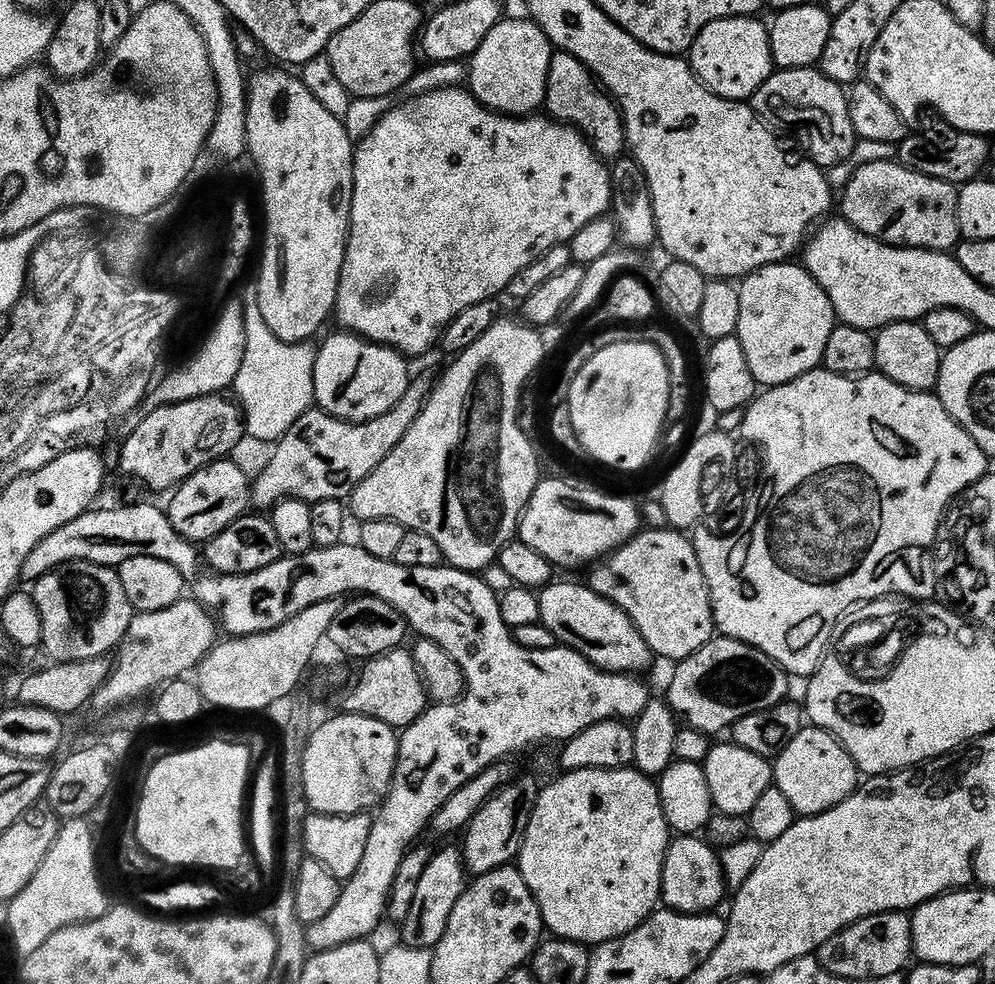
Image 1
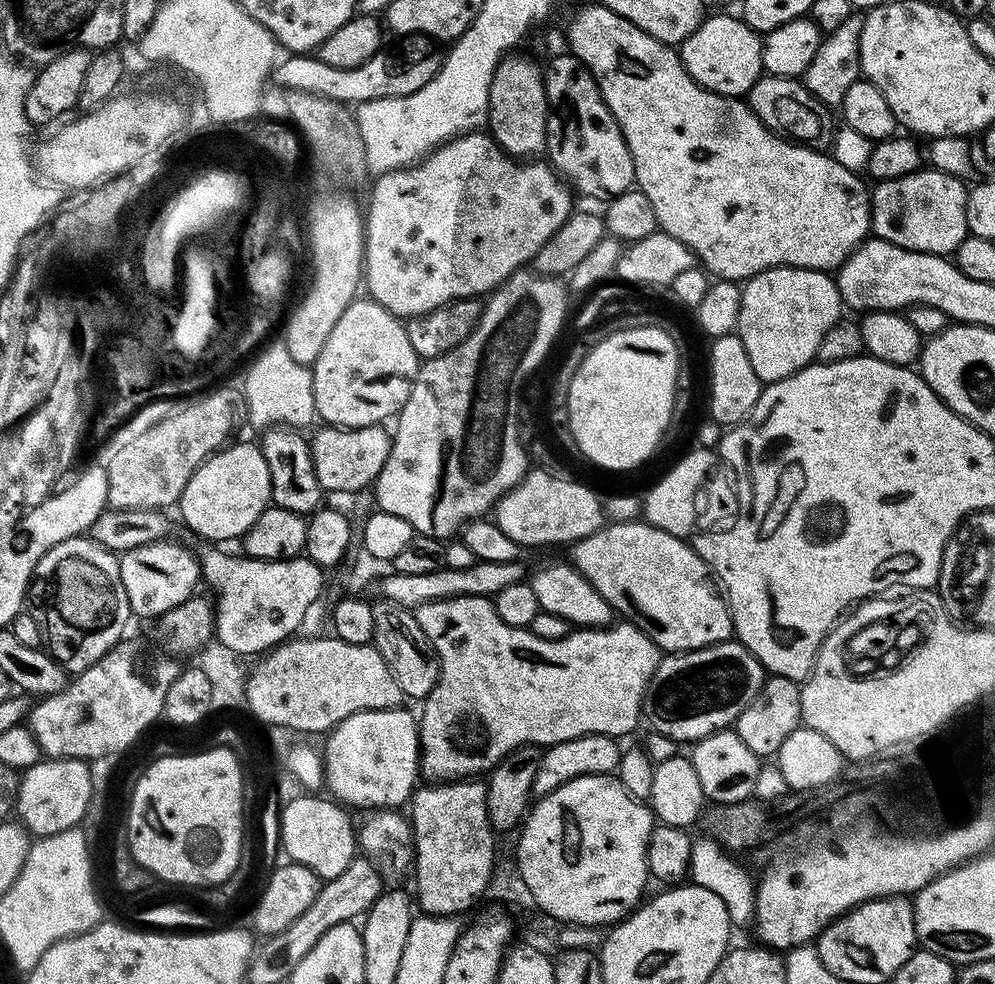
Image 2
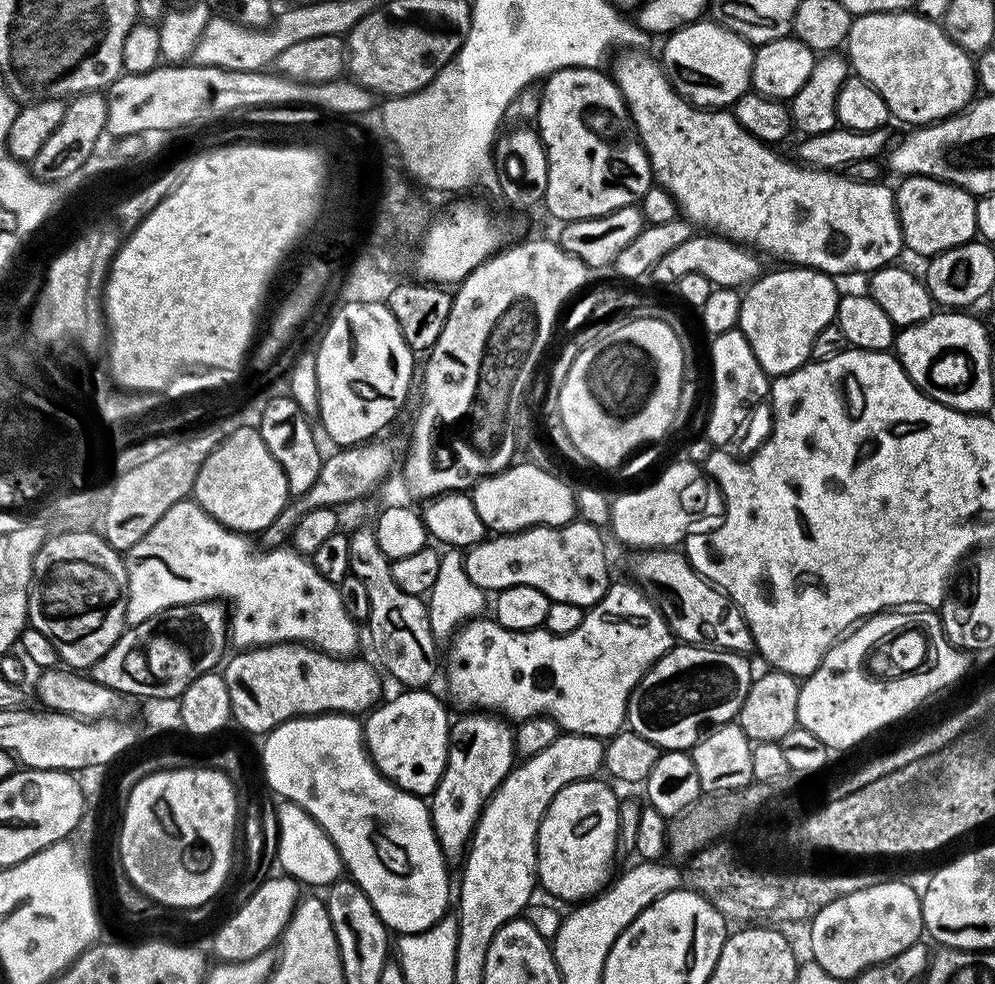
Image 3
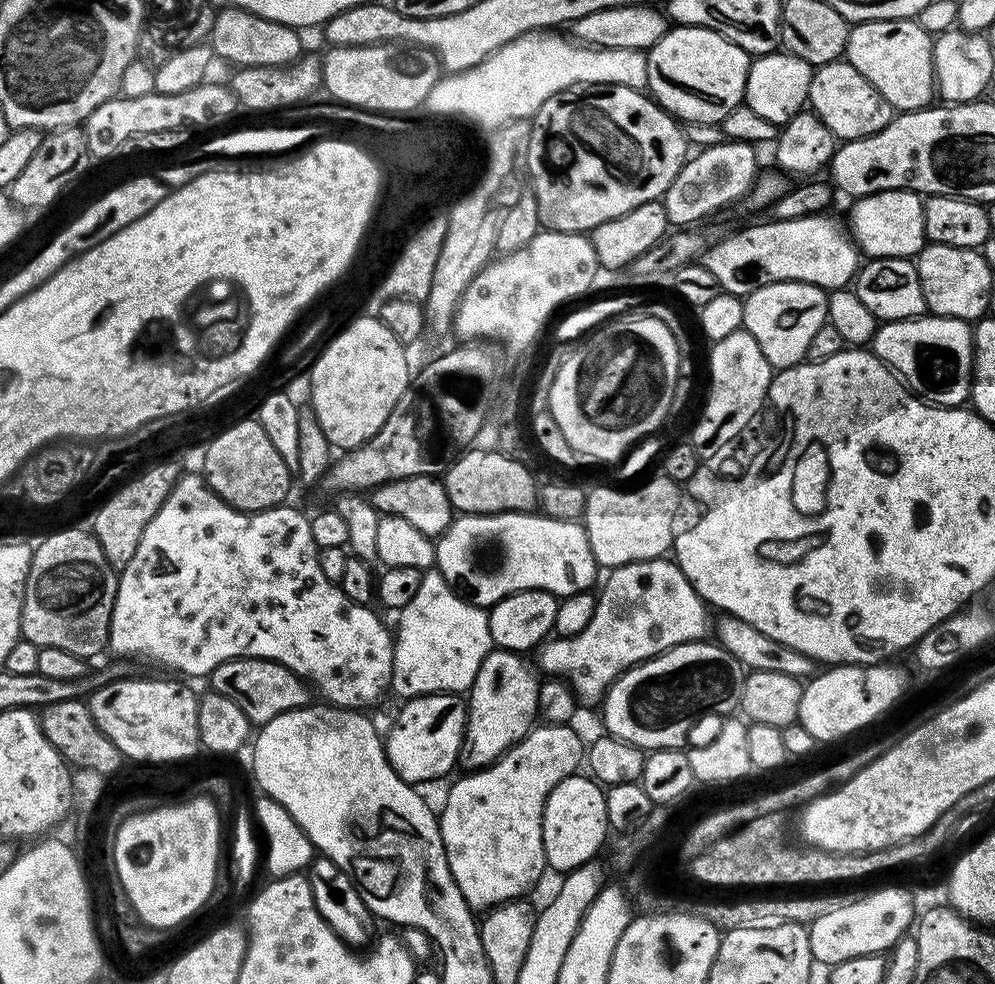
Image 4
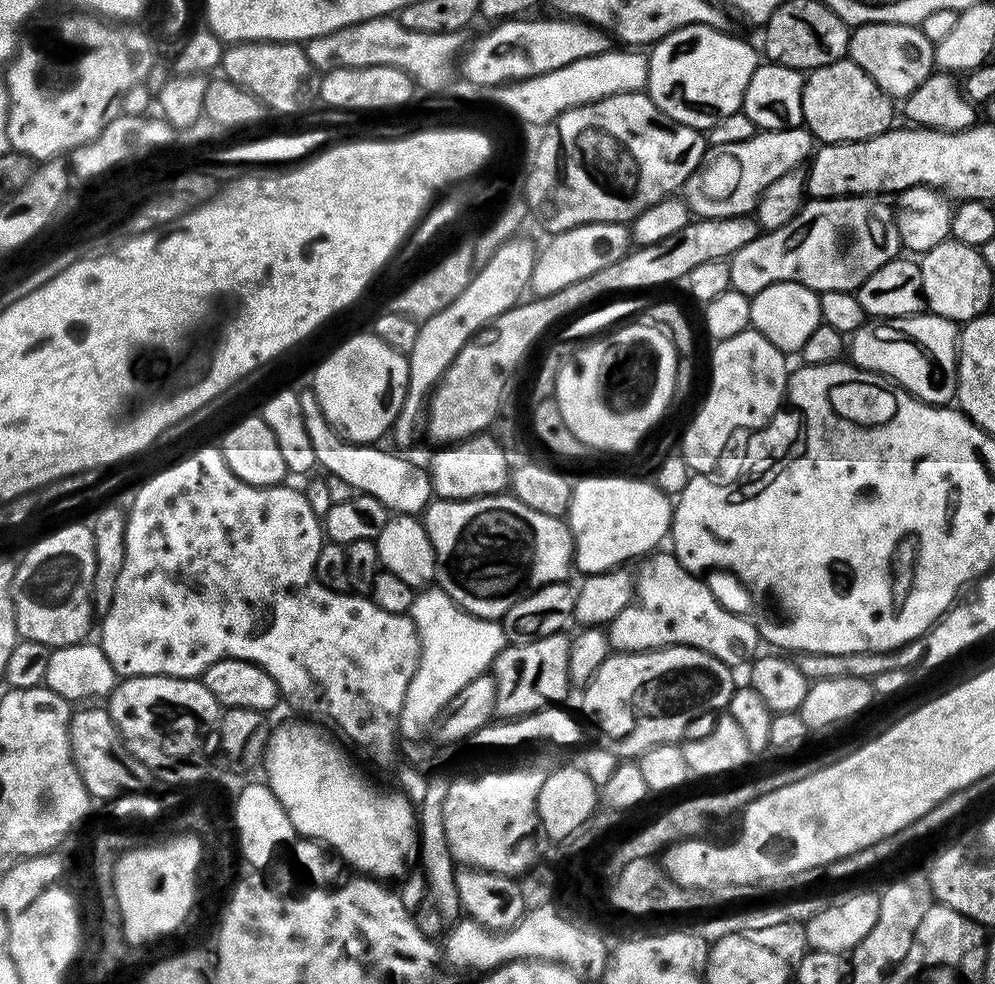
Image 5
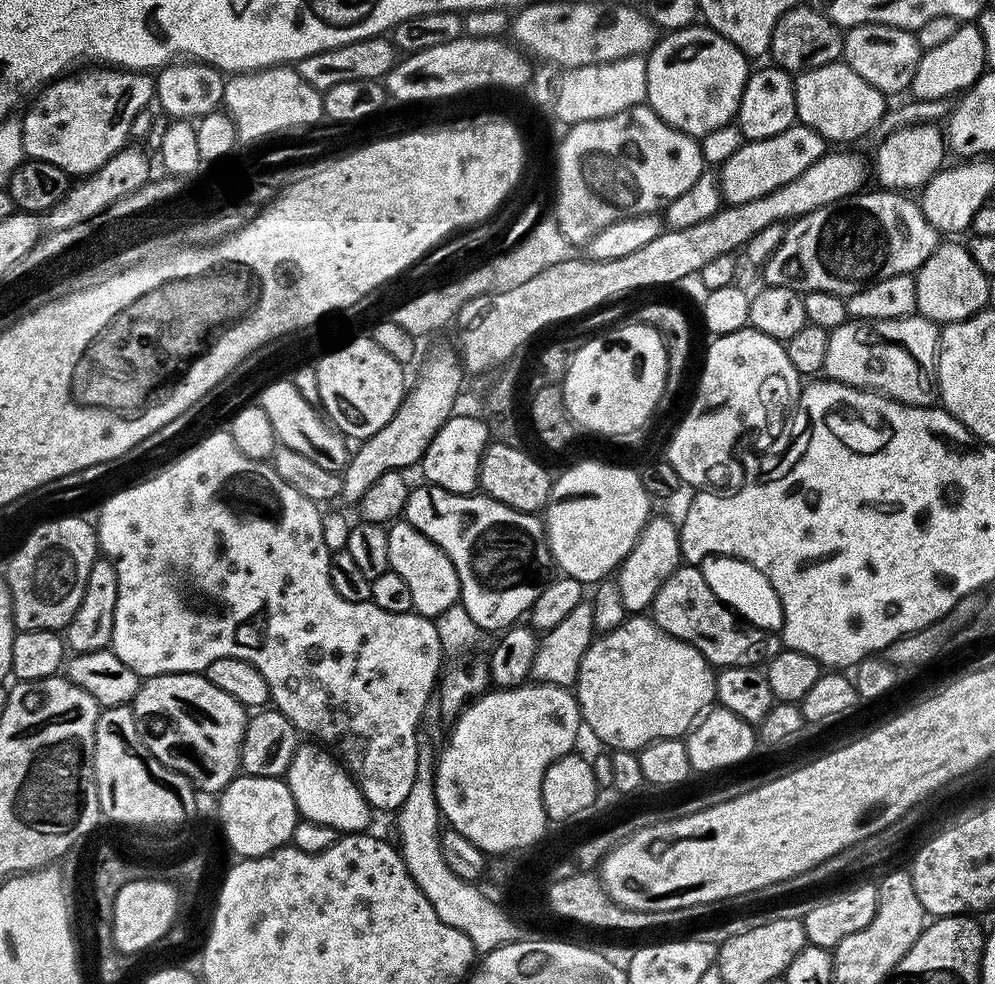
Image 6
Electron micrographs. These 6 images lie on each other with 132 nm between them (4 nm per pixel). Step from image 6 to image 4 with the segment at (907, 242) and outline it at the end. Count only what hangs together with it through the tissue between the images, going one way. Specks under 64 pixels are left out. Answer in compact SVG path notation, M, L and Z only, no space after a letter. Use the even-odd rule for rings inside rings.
M831 214L794 217L793 220L769 219L769 224L752 224L749 228L740 228L720 241L709 243L703 254L702 263L714 278L718 278L720 290L732 296L746 298L754 290L767 284L778 282L802 282L813 284L825 290L840 290L853 283L861 267L862 256L849 233Z

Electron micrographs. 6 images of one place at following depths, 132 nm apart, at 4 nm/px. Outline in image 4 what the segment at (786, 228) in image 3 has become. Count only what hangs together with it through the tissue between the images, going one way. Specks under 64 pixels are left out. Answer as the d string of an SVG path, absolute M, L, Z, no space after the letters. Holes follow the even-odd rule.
M899 188L859 197L852 208L850 236L865 257L907 260L919 256L926 243L924 234L924 200L911 190Z

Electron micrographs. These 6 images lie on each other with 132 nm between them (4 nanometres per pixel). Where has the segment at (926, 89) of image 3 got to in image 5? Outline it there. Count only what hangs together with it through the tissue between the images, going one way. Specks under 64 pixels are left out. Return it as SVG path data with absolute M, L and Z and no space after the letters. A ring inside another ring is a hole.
M862 24L853 27L848 37L848 56L893 98L907 98L934 72L934 45L914 24Z

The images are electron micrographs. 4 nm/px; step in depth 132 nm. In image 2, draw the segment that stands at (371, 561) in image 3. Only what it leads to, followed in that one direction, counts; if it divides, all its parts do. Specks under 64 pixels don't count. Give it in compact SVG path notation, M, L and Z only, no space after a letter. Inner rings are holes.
M380 600L372 604L372 614L374 616L373 647L382 654L391 673L395 675L401 695L407 699L414 698L416 702L423 701L437 684L440 662L432 644L419 626L415 613L394 602Z

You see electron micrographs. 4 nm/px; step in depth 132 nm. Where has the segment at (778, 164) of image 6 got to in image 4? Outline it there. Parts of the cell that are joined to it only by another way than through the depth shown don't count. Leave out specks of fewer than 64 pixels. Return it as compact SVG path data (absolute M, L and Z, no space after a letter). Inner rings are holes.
M748 142L723 143L712 144L685 160L684 169L670 182L662 197L669 225L692 226L695 220L734 203L752 188L758 176L755 147Z

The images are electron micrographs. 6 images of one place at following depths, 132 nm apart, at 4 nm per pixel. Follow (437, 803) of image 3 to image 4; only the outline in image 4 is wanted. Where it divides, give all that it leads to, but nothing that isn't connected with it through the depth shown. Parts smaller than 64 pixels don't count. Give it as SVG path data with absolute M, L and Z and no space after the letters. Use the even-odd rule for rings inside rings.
M494 648L492 651L488 652L486 658L483 660L482 666L479 668L479 672L476 675L475 682L472 684L470 693L468 696L468 723L471 724L472 728L465 728L463 746L460 748L460 759L459 765L466 770L479 770L483 767L487 767L490 764L496 762L496 760L500 759L505 752L508 751L512 745L521 742L525 736L531 732L533 726L535 725L534 718L537 719L539 705L540 705L540 680L537 679L533 670L530 668L530 664L521 653L510 652L504 649Z

